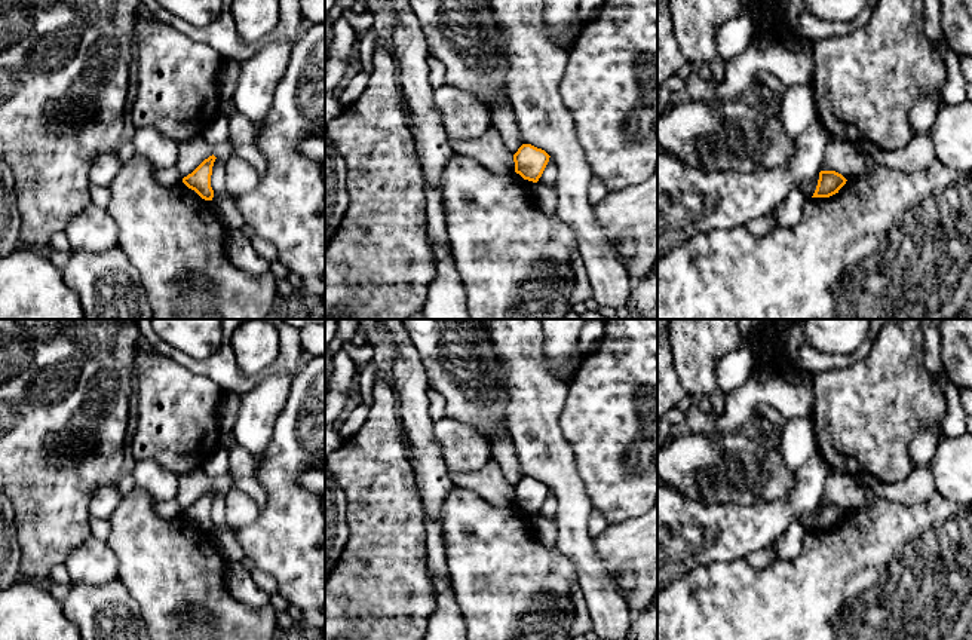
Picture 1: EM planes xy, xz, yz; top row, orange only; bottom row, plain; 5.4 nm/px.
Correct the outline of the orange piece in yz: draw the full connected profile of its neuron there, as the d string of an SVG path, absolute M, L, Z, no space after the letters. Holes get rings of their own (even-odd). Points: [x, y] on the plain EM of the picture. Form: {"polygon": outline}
{"polygon": "M821 503L816 523L812 530L830 530L846 517L846 511L835 503Z"}

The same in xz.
{"polygon": "M522 477L513 487L515 505L524 512L537 515L542 509L548 494L549 487L531 477Z"}

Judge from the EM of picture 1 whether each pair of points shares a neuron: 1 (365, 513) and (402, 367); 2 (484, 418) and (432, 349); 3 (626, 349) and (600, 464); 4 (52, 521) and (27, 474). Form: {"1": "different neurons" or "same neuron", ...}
{"1": "different neurons", "2": "same neuron", "3": "same neuron", "4": "same neuron"}

